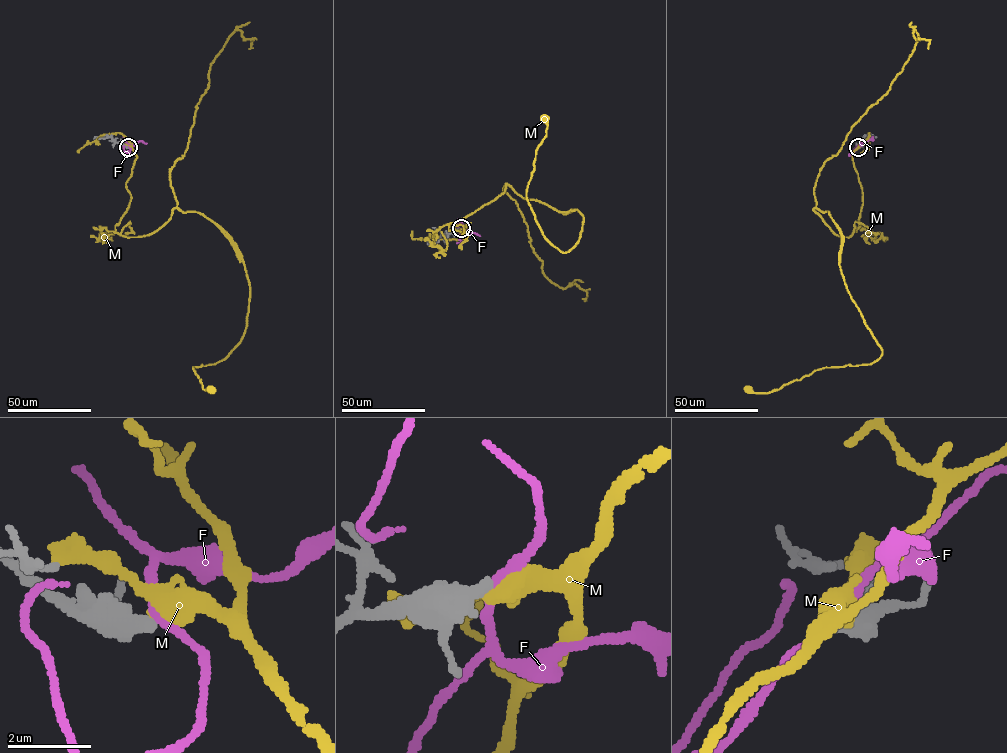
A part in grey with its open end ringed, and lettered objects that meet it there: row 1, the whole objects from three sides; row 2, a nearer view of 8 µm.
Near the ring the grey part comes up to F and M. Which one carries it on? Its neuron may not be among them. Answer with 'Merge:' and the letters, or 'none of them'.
Merge: none of them

